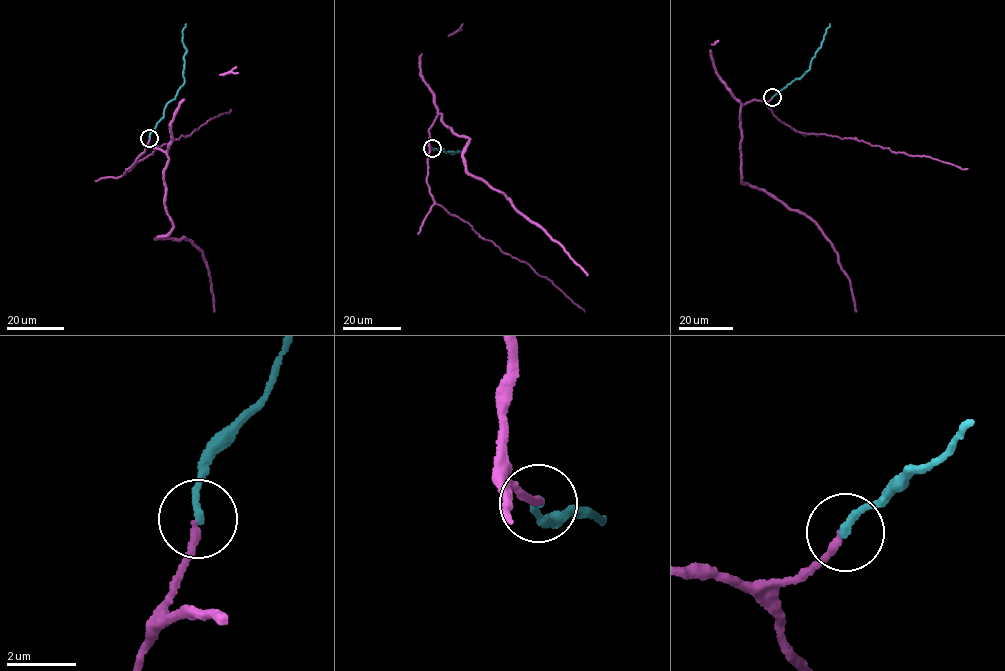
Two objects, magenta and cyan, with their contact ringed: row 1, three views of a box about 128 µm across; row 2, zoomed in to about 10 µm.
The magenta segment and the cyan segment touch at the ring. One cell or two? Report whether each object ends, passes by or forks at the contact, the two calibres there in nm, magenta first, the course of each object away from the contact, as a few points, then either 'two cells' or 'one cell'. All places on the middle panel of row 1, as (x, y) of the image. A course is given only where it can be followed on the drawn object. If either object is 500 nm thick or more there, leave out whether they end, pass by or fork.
magenta ends | cyan ends | 200/240 nm | magenta via (432, 148), (429, 128), (441, 114), (454, 134), (469, 139), (463, 154), (467, 171), (498, 190), (588, 275) | cyan via (432, 148), (442, 148), (446, 152), (460, 152), (451, 151) | one cell

